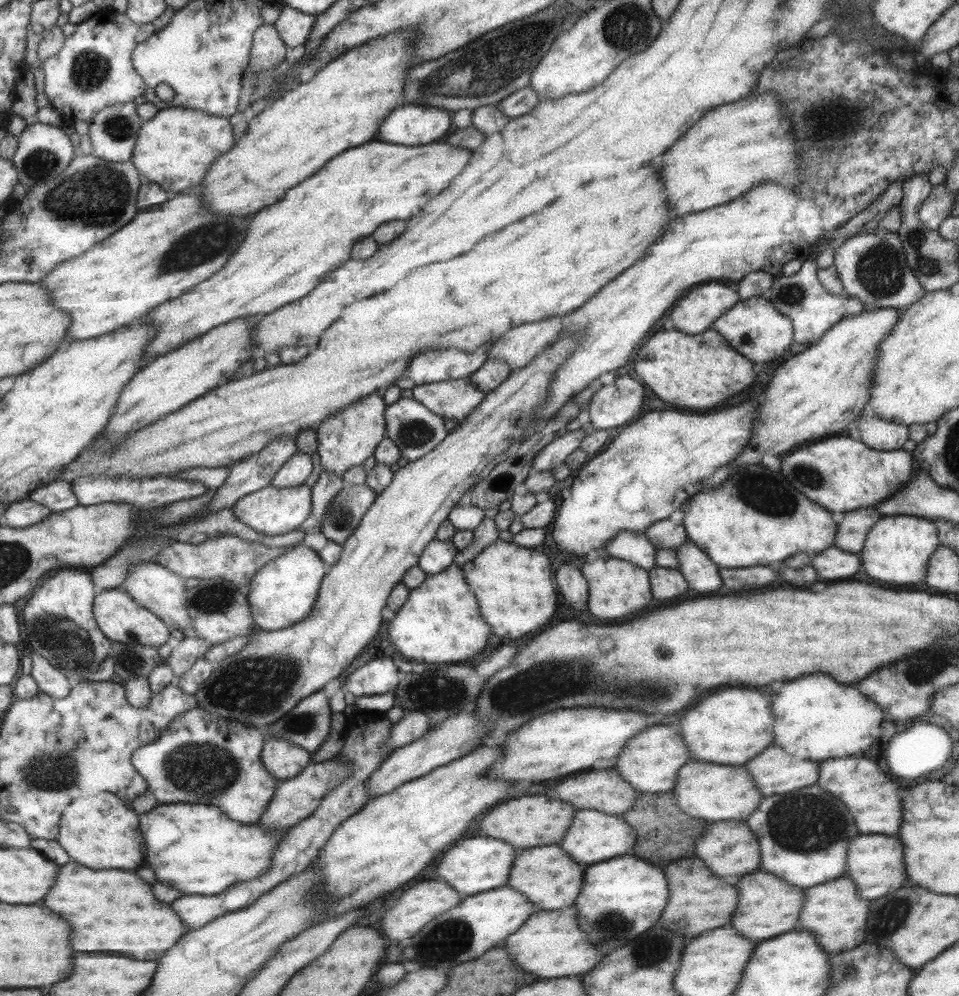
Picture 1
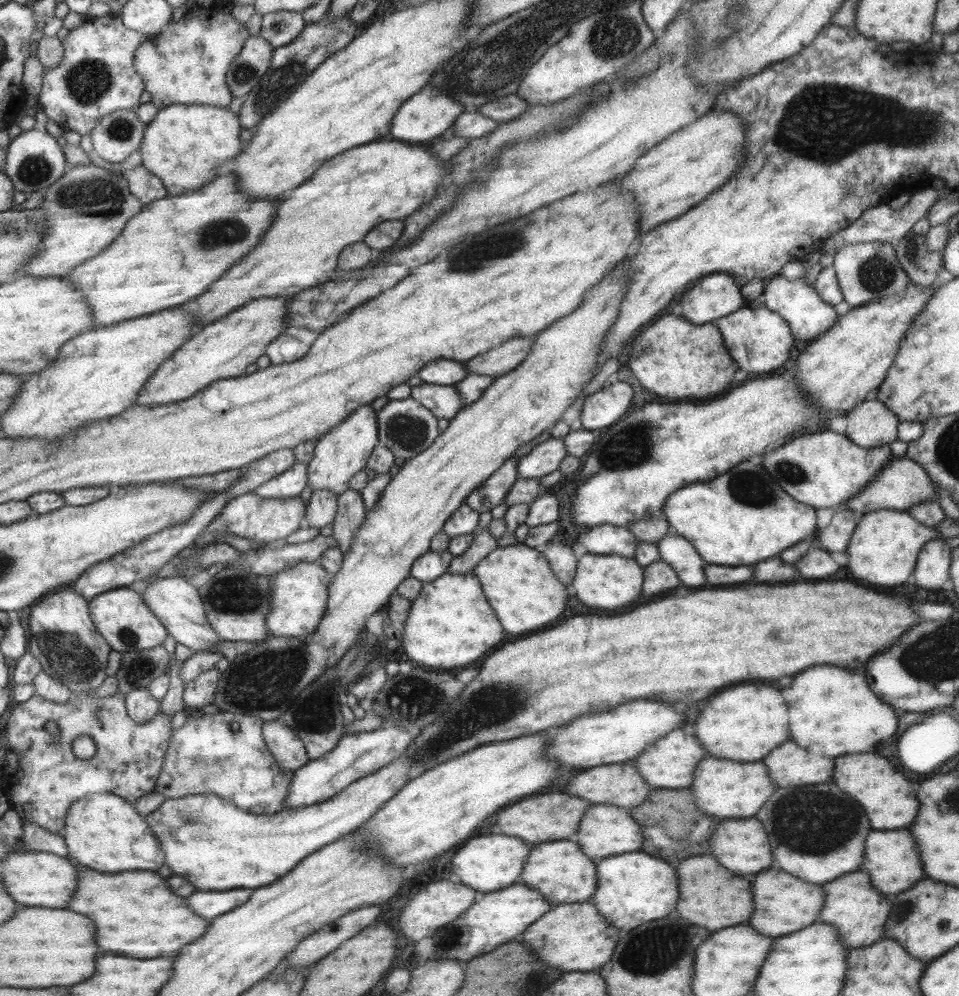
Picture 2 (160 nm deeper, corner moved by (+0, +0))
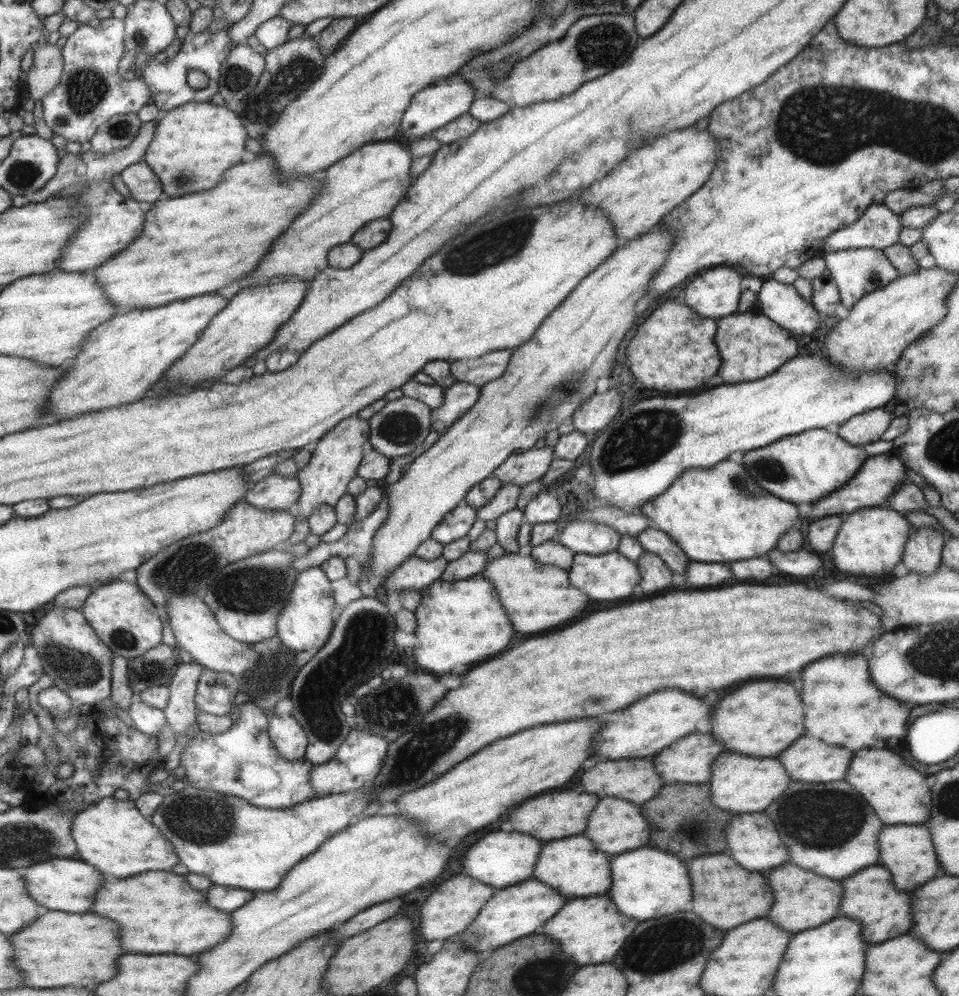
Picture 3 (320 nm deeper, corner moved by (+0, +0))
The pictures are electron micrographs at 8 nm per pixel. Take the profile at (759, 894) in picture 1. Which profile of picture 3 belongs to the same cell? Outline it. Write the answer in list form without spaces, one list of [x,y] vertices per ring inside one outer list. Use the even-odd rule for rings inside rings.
[[[791,862],[783,863],[779,868],[771,870],[767,876],[773,888],[773,908],[767,918],[780,929],[789,932],[801,932],[815,928],[837,916],[843,887],[840,881],[819,876],[810,870],[805,870]]]

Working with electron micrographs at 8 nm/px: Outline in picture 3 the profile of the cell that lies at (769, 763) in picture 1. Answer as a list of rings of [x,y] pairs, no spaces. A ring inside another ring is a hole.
[[[801,736],[777,758],[793,781],[831,782],[845,778],[851,752],[811,736]]]

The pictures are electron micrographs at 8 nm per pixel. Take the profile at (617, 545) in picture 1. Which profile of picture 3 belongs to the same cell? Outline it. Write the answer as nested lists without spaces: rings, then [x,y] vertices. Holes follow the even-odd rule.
[[[575,519],[560,527],[556,540],[571,552],[598,555],[615,551],[621,535],[611,526]]]

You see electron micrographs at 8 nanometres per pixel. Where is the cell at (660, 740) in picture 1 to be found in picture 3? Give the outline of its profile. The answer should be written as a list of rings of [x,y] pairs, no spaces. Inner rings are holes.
[[[693,732],[673,742],[669,746],[662,748],[655,753],[652,758],[659,776],[663,779],[664,785],[674,782],[683,784],[702,784],[706,783],[712,775],[712,762],[725,750],[720,740],[713,738],[710,733],[701,734]]]

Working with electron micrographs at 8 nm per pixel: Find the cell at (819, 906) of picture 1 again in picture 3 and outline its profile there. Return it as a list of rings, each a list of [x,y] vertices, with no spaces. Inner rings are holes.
[[[868,866],[859,872],[843,878],[842,897],[837,916],[845,916],[860,922],[862,937],[868,944],[883,942],[889,938],[907,933],[912,929],[909,912],[909,896],[912,891],[901,892],[893,884],[891,873],[884,866]]]

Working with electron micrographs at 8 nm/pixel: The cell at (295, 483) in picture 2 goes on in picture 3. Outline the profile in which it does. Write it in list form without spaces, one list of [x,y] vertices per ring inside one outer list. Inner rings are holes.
[[[269,474],[247,489],[244,500],[259,511],[287,511],[291,504],[297,503],[300,492],[296,476]]]

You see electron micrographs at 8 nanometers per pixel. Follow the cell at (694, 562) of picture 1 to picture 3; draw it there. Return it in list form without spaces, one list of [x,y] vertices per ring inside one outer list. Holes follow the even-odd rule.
[[[650,526],[635,537],[645,551],[656,554],[675,576],[683,575],[689,560],[685,553],[667,537],[667,534]]]

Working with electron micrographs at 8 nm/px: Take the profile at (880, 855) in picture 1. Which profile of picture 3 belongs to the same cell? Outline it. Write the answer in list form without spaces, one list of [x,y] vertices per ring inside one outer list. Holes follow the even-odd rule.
[[[903,824],[903,826],[885,826],[879,831],[879,858],[883,866],[891,873],[893,884],[899,890],[913,891],[919,888],[923,882],[931,880],[939,872],[939,862],[935,858],[931,834],[925,826],[919,824]]]

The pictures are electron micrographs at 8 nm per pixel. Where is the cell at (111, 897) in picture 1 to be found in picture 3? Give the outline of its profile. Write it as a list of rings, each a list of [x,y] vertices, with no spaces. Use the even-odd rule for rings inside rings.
[[[151,872],[151,874],[139,874],[139,878],[115,878],[107,876],[107,886],[103,886],[103,894],[99,894],[99,902],[95,902],[95,912],[101,916],[115,918],[123,926],[123,946],[127,946],[127,952],[137,954],[203,954],[209,948],[215,948],[217,944],[225,942],[233,932],[232,913],[215,910],[207,902],[207,892],[193,888],[185,876],[175,872]]]

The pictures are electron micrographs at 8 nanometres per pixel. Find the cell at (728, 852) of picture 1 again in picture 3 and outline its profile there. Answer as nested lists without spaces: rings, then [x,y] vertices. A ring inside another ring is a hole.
[[[737,814],[727,830],[725,830],[725,838],[727,838],[727,852],[733,856],[733,860],[737,860],[739,866],[747,868],[747,870],[767,870],[767,868],[775,868],[783,863],[789,862],[787,846],[781,842],[771,818],[767,814]]]

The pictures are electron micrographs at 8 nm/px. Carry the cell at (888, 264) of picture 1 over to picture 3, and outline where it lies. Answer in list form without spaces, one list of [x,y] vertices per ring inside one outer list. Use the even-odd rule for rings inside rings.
[[[876,248],[845,249],[826,253],[822,251],[821,258],[836,284],[840,303],[847,309],[850,309],[865,294],[869,294],[875,289],[881,289],[882,286],[900,276],[899,272],[887,260],[886,255]]]

